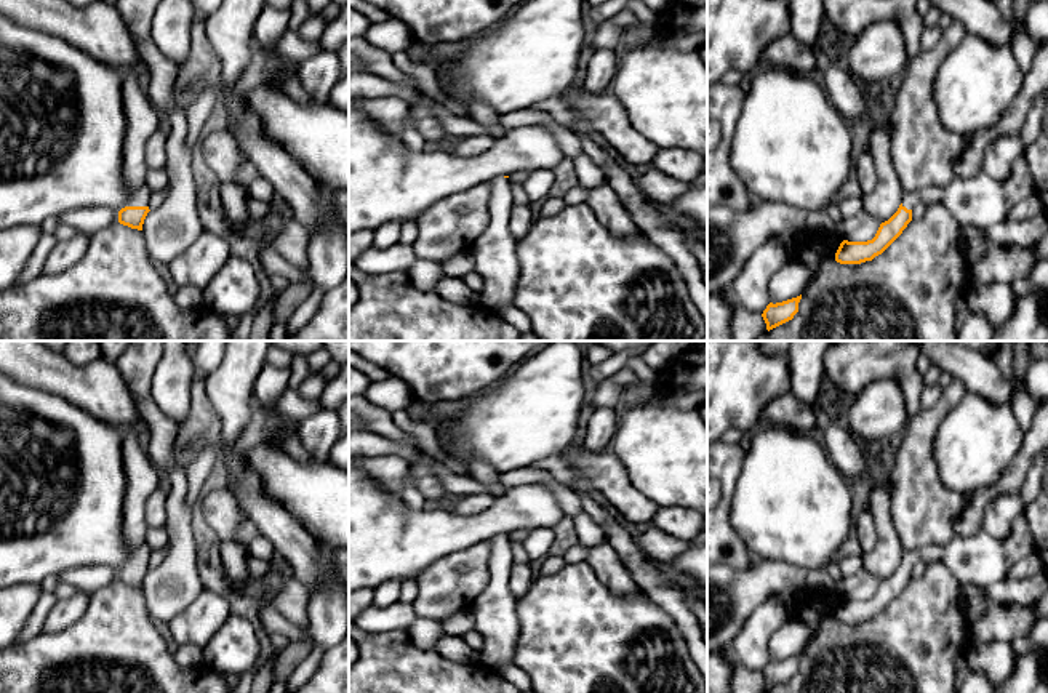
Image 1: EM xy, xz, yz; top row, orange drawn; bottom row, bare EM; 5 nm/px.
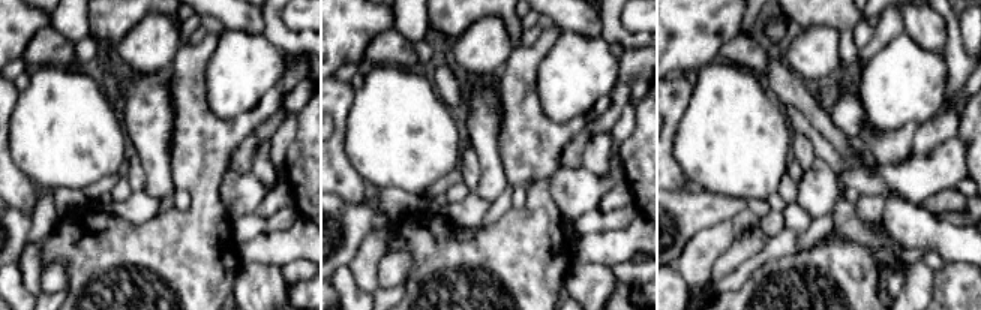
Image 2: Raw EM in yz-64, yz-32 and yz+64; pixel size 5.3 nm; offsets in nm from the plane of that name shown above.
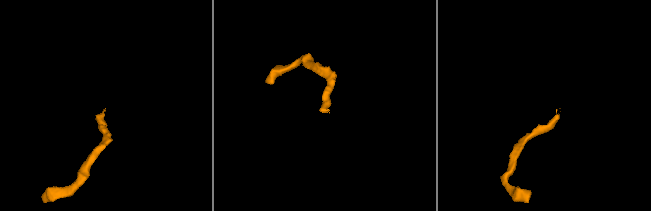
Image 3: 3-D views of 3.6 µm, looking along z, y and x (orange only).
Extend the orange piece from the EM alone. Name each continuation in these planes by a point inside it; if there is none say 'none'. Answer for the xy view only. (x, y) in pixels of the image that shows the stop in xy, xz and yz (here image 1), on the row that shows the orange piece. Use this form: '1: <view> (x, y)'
1: xy (141, 196)

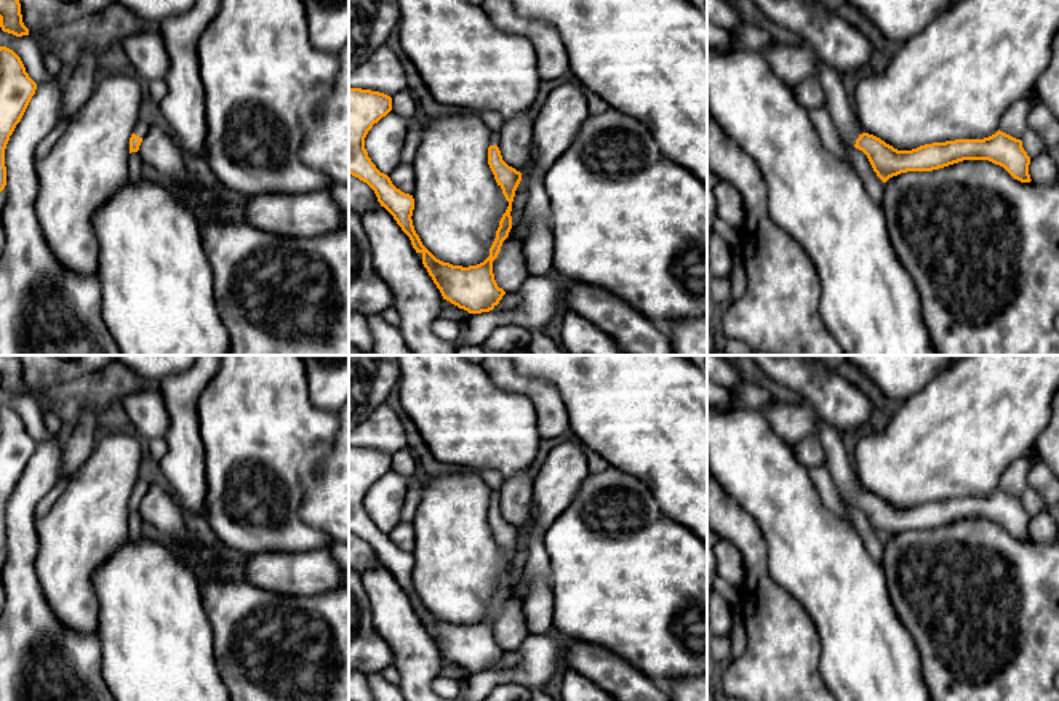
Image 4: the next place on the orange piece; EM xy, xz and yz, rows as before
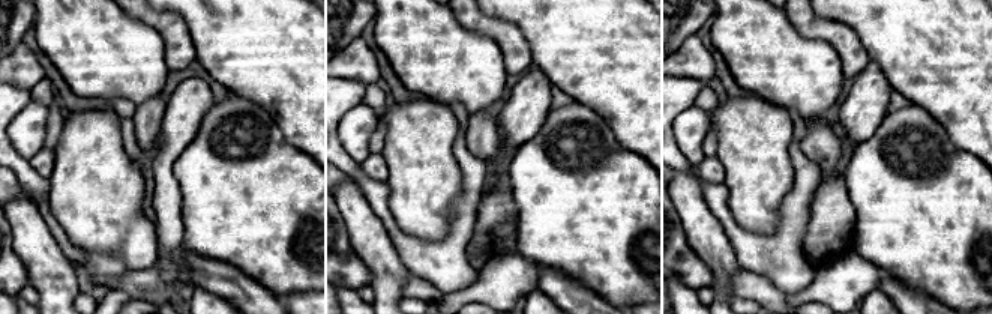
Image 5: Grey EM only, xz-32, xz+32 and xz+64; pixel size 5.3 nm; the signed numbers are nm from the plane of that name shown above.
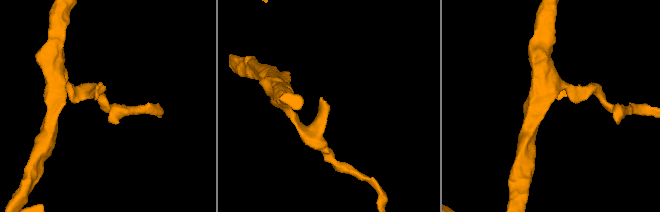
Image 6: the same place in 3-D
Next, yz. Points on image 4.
1: yz (789, 63)

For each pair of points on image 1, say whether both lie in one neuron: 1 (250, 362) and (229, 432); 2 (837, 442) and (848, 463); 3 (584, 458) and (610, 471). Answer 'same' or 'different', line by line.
1: same
2: same
3: same

